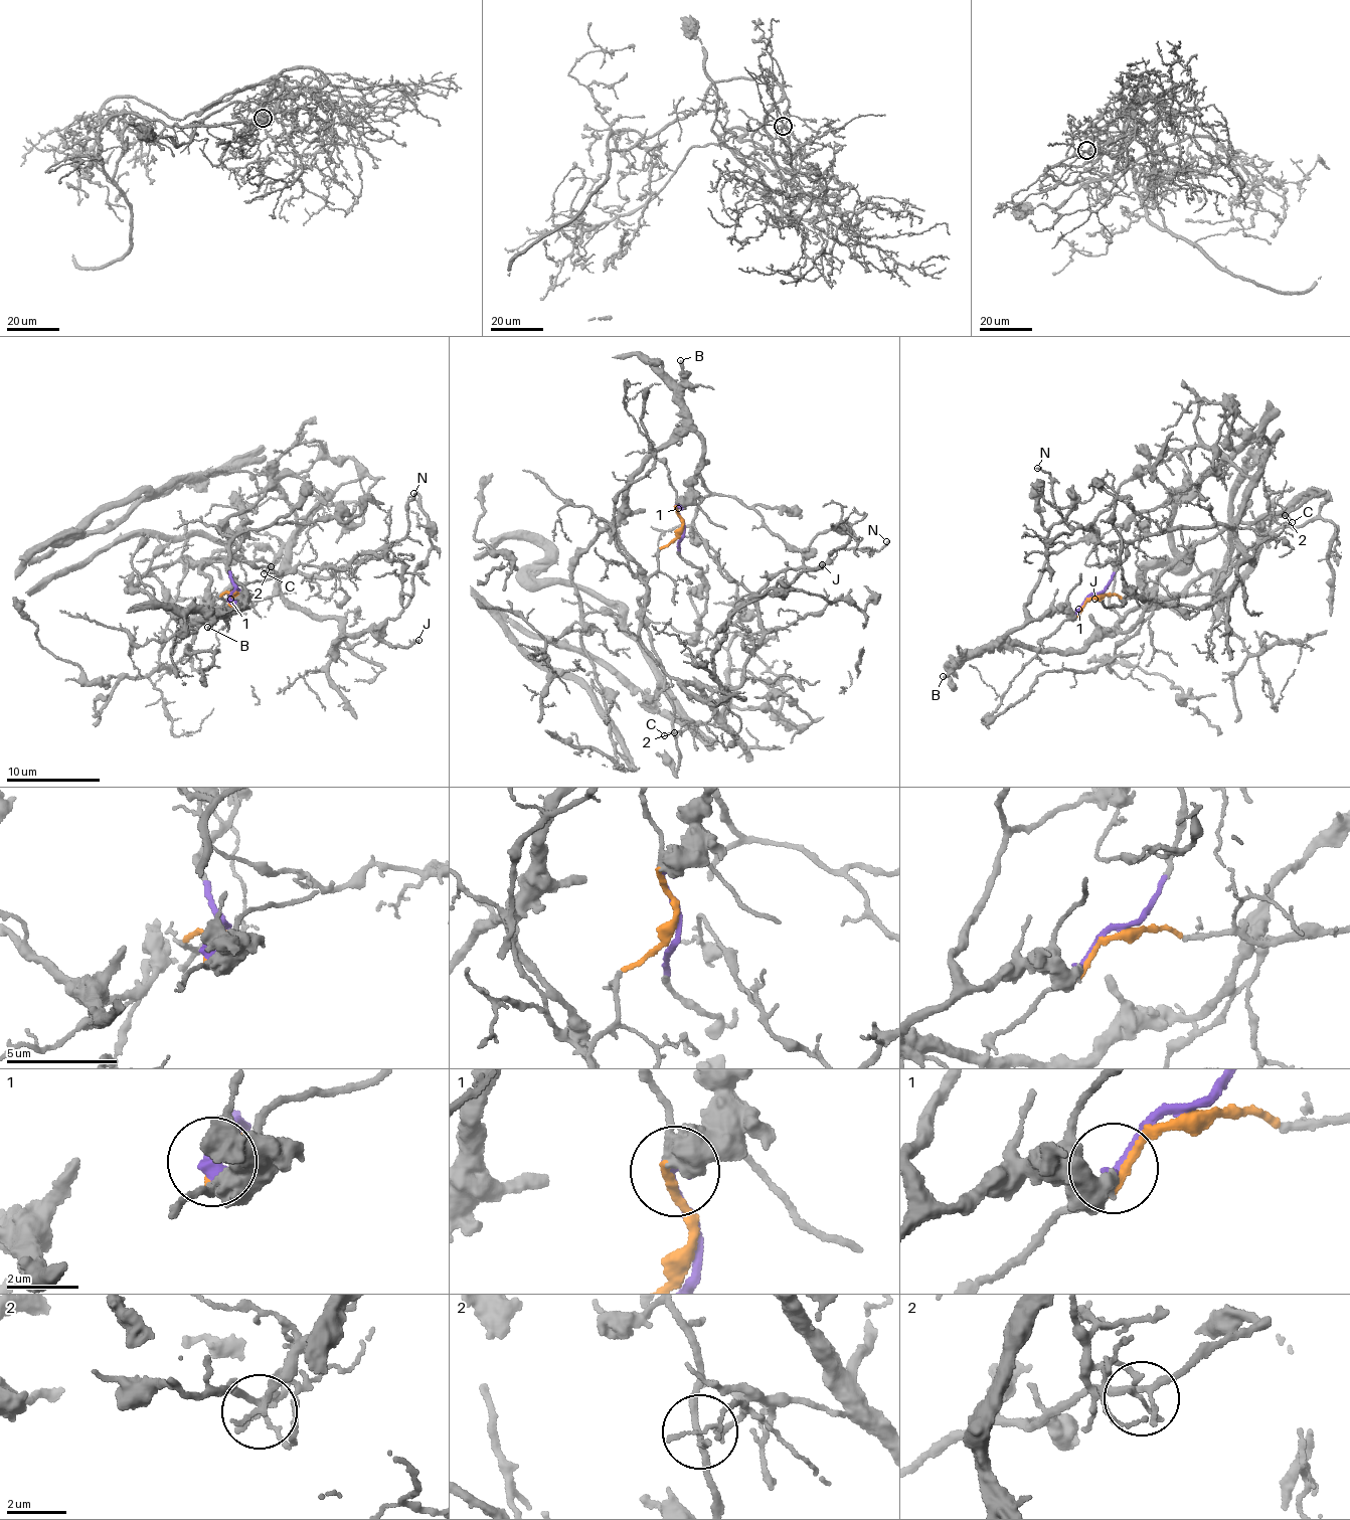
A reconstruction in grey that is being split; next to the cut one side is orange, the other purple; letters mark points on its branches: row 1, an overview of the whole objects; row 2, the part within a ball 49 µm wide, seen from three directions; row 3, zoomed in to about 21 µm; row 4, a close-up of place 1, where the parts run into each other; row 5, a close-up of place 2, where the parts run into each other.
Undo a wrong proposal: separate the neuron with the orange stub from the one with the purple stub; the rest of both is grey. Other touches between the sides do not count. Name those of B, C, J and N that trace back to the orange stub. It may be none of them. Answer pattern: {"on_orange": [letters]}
{"on_orange": ["C", "J", "N"]}

